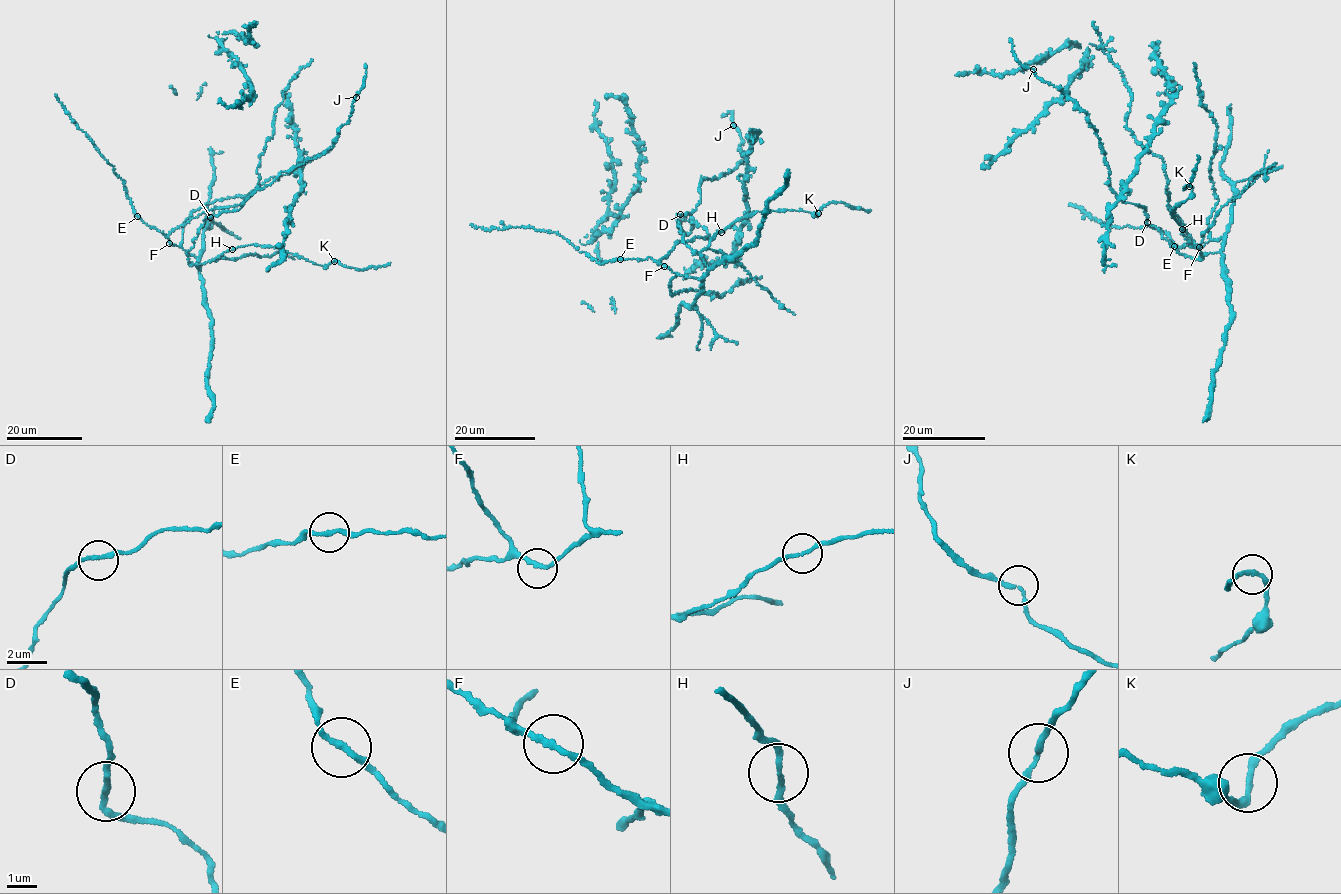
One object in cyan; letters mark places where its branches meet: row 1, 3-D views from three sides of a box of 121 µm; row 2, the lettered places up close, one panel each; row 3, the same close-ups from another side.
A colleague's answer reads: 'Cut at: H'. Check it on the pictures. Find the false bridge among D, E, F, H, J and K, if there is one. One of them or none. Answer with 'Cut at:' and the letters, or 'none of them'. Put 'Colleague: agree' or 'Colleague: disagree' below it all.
Cut at: none of them
Colleague: disagree

